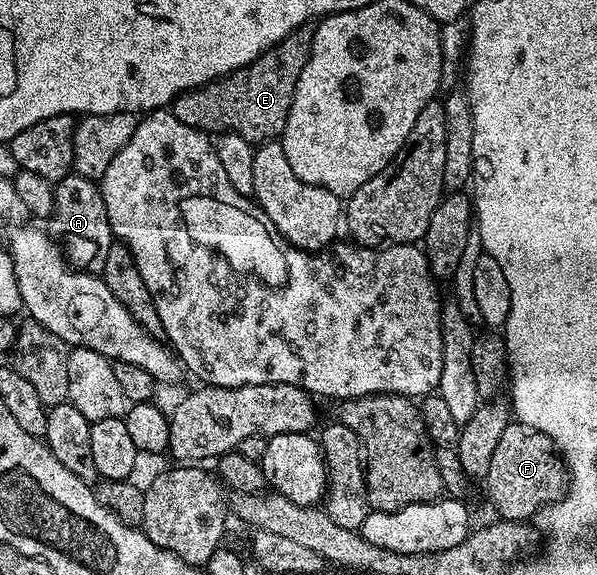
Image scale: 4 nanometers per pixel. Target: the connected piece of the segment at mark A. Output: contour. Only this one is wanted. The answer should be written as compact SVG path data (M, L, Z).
M77 174L57 181L54 184L54 214L49 217L48 224L49 235L59 248L62 249L65 244L74 244L74 256L68 261L71 268L101 274L108 258L108 250L116 242L116 237L110 229L102 189L95 181Z

